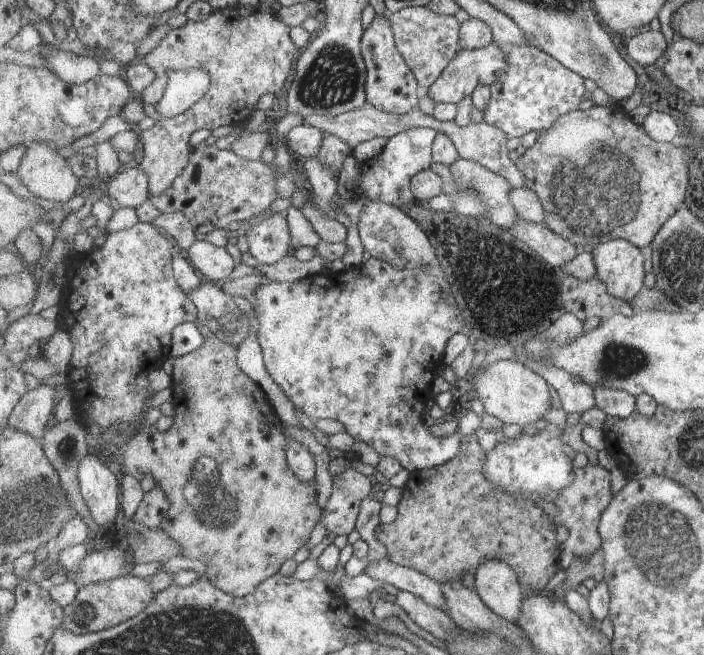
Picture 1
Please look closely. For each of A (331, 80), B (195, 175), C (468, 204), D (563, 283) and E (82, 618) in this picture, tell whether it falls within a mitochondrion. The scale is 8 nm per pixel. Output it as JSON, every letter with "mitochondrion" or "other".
{"A":"mitochondrion","B":"other","C":"mitochondrion","D":"other","E":"mitochondrion"}

